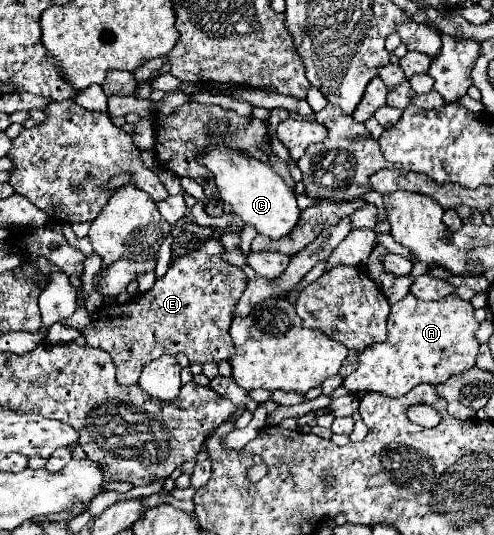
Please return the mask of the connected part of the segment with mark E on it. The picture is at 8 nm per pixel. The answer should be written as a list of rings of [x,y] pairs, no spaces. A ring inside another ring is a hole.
[[[209,238],[199,252],[177,258],[167,274],[149,292],[137,296],[137,300],[113,304],[93,314],[93,322],[83,330],[83,336],[89,346],[111,354],[119,384],[137,384],[141,368],[163,354],[183,352],[189,364],[221,362],[233,356],[235,348],[229,336],[231,312],[249,278],[241,268],[229,264],[223,252],[223,242]]]

